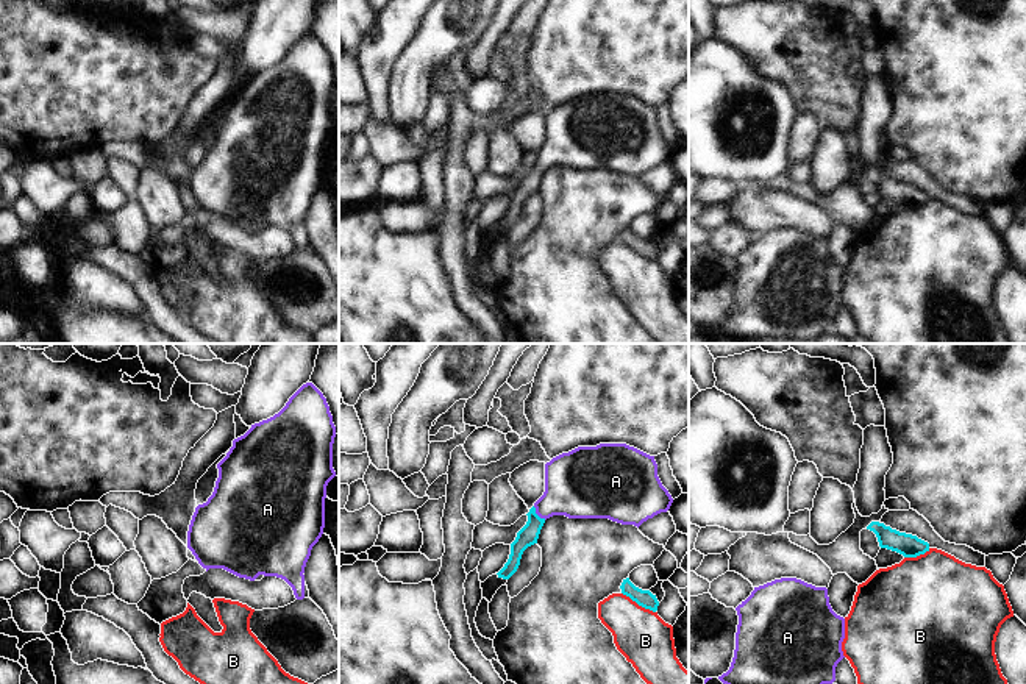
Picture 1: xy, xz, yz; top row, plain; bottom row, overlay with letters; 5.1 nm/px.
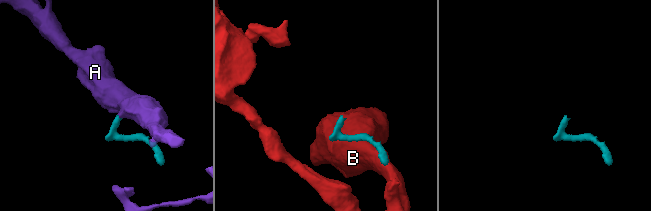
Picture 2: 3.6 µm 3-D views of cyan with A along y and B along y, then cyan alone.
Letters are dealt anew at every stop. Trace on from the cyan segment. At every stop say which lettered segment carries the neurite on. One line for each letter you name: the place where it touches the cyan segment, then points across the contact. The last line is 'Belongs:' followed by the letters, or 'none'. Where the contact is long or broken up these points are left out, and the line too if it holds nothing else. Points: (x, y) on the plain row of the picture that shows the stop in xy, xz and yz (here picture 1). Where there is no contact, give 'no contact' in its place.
A: xz (536, 164) | across xz (528, 185), (536, 164), (575, 136)
Belongs: A

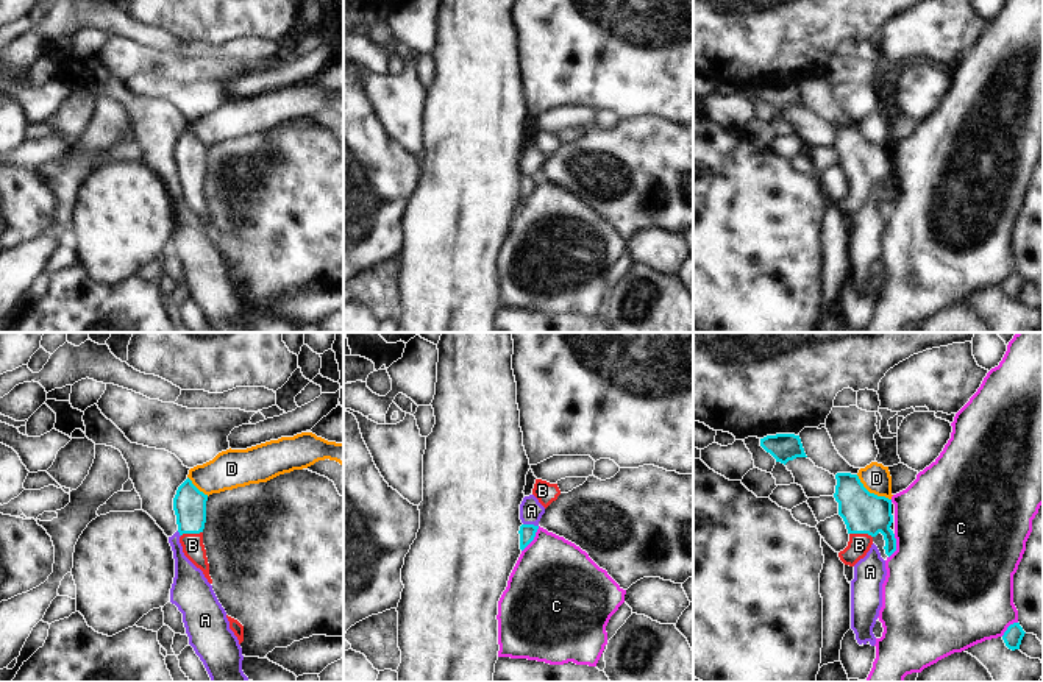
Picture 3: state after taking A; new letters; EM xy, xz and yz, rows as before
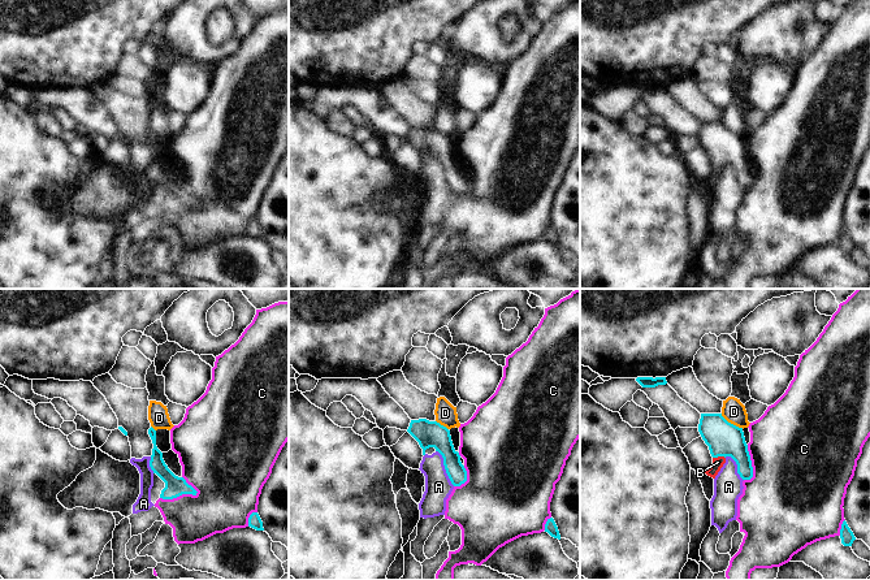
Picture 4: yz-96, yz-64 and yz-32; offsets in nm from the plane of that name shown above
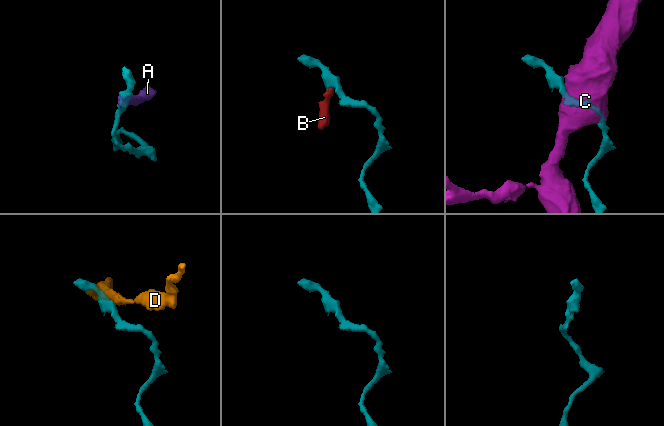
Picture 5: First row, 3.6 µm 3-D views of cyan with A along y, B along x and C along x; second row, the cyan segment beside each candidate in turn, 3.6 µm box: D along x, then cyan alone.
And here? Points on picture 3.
B: yz (861, 183) | across yz (864, 163), (861, 183), (859, 195)
Belongs: B

